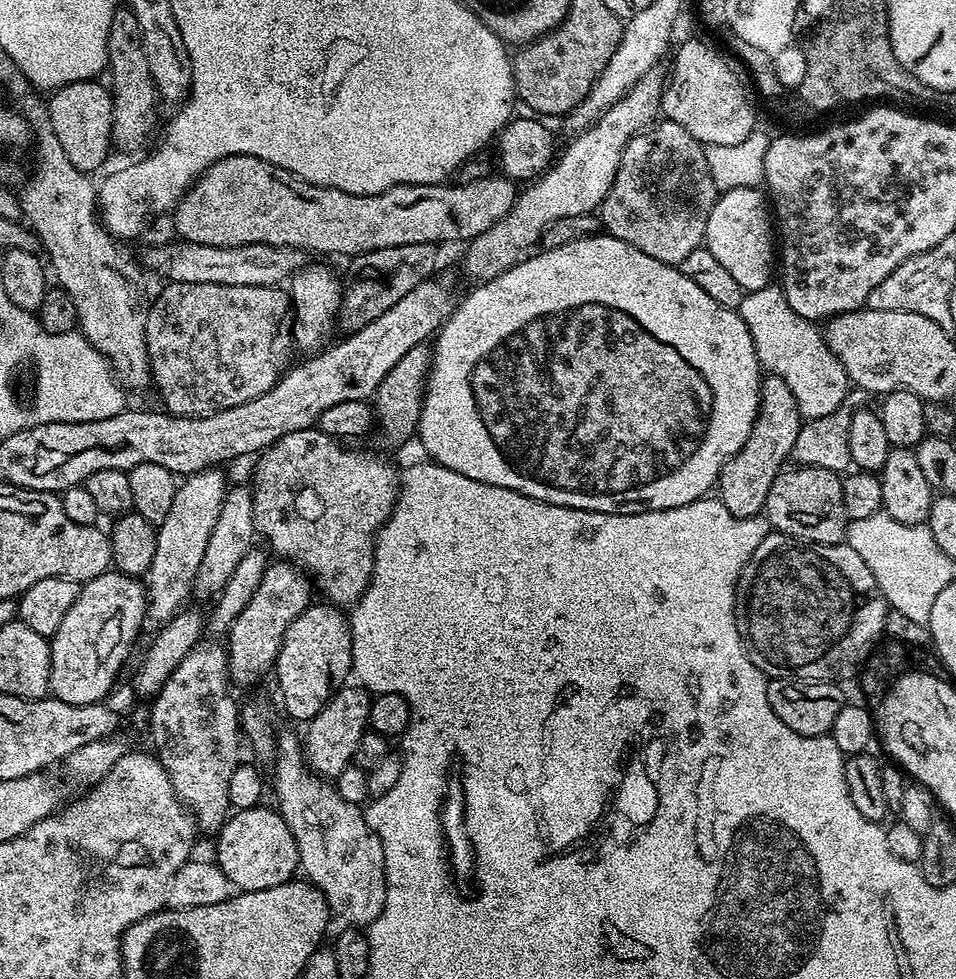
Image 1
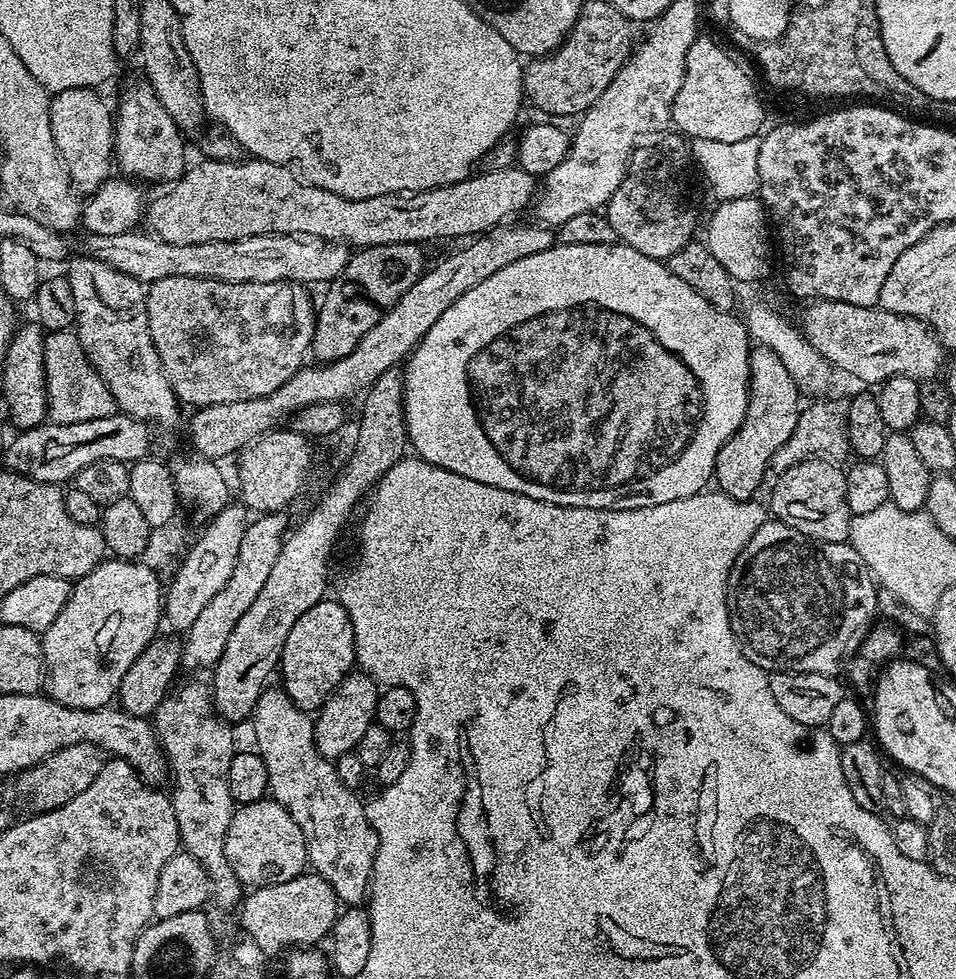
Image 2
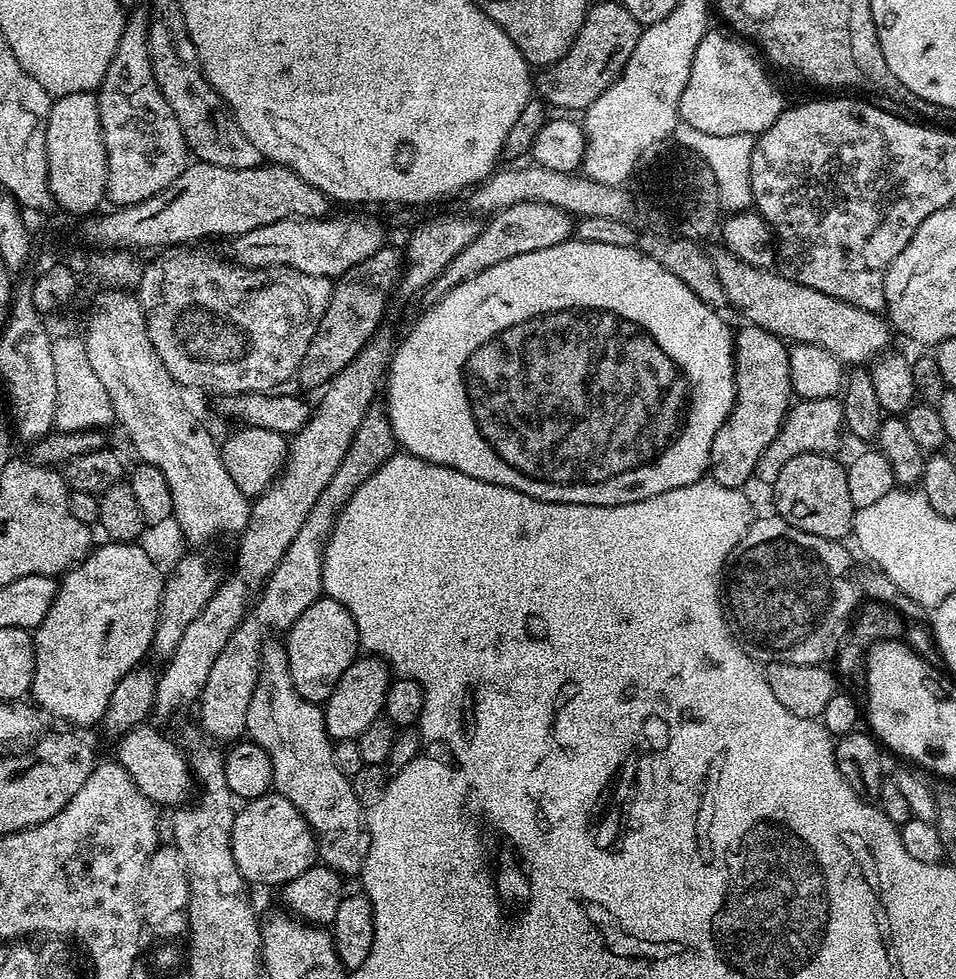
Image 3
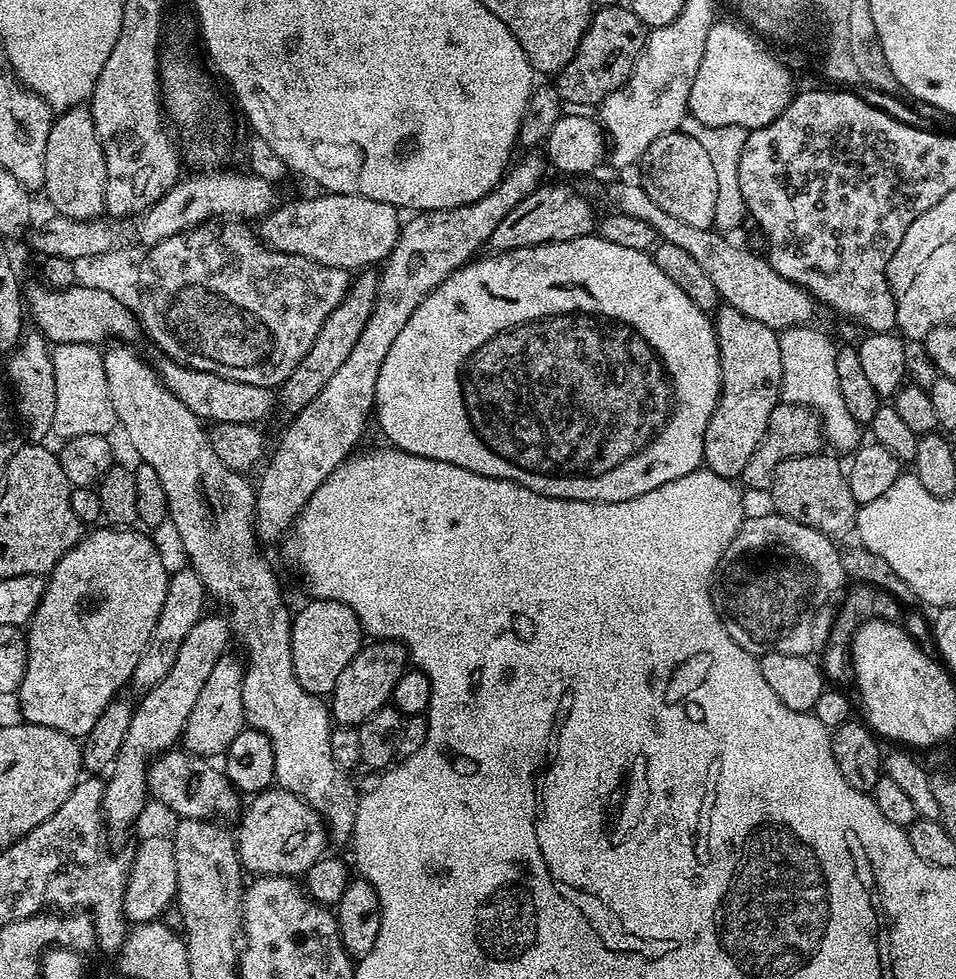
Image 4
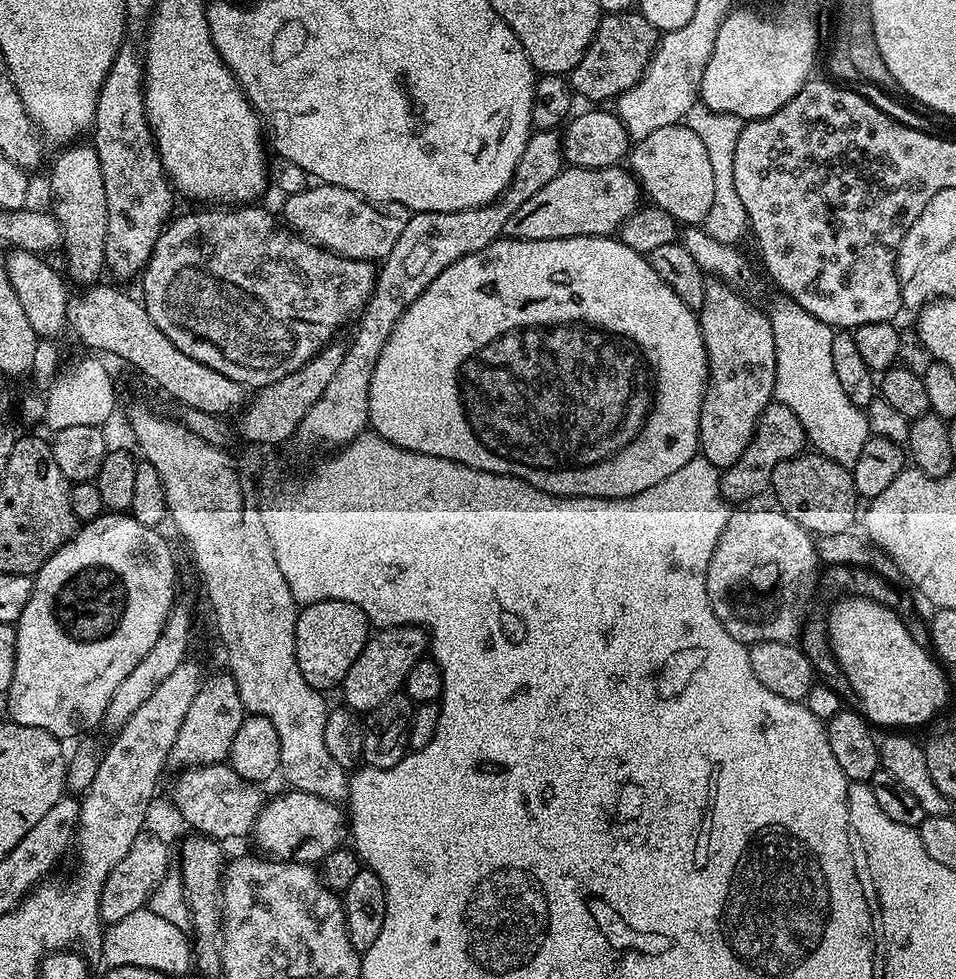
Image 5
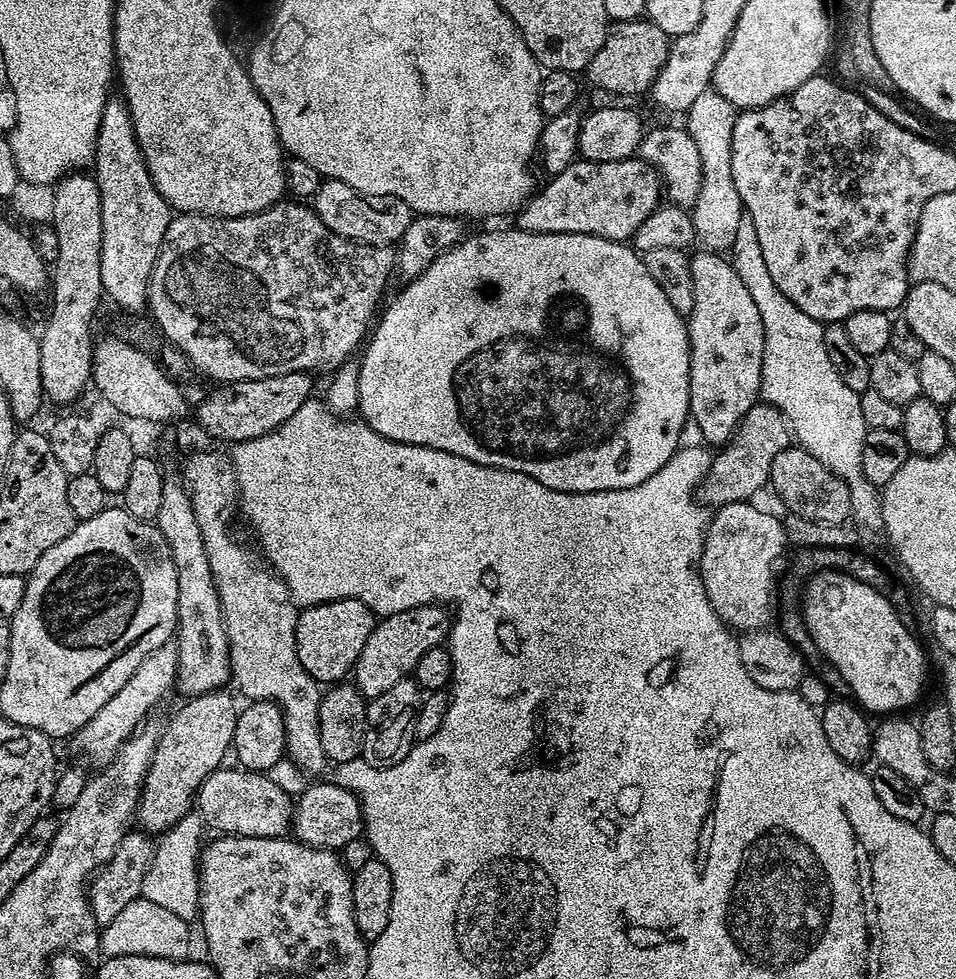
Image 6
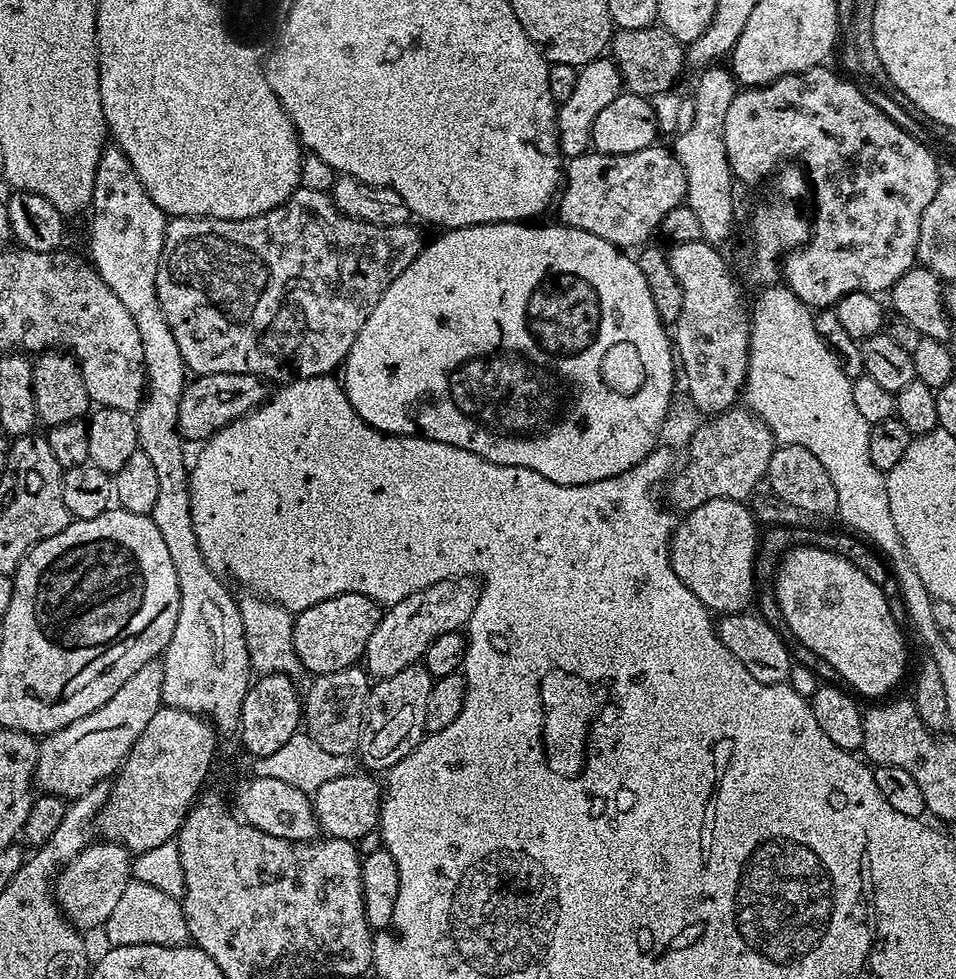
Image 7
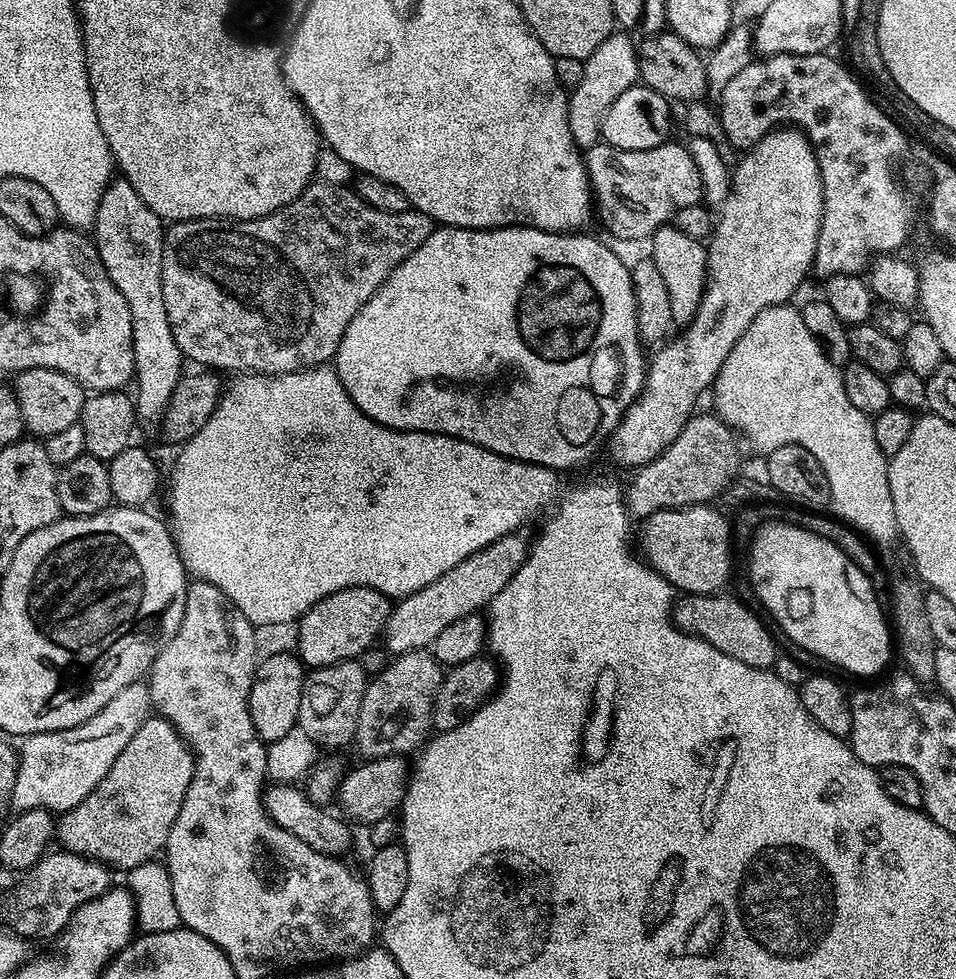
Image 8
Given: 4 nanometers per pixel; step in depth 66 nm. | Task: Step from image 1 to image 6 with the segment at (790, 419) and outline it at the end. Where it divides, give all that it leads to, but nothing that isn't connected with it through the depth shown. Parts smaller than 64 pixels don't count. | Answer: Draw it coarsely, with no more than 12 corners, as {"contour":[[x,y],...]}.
{"contour":[[689,259],[691,423],[723,446],[761,399],[762,314],[731,259]]}

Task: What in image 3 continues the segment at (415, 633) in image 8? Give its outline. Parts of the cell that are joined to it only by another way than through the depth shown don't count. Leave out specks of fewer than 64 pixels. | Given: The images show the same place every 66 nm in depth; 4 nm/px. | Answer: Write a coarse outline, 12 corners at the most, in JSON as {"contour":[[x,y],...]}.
{"contour":[[361,655],[325,700],[328,737],[355,740],[381,719],[388,663]]}

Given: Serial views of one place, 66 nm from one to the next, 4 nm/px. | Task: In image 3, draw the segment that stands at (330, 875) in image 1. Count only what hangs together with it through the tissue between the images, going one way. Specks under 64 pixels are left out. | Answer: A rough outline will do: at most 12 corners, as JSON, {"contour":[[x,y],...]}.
{"contour":[[265,643],[246,736],[316,834],[319,863],[364,867],[366,816],[334,766],[324,709]]}

